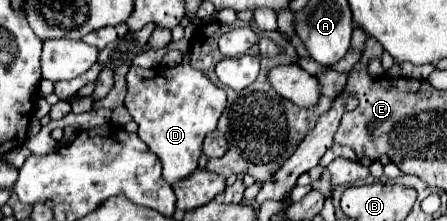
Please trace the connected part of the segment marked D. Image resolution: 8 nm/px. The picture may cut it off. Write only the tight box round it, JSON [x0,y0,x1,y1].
[124,64,226,184]

